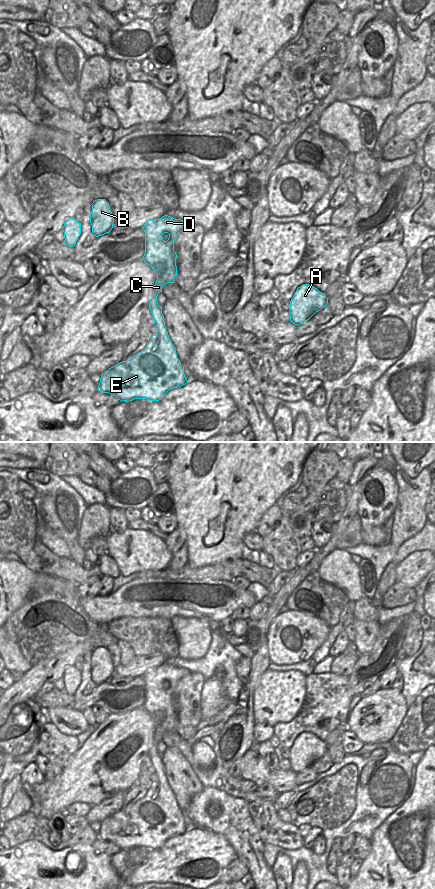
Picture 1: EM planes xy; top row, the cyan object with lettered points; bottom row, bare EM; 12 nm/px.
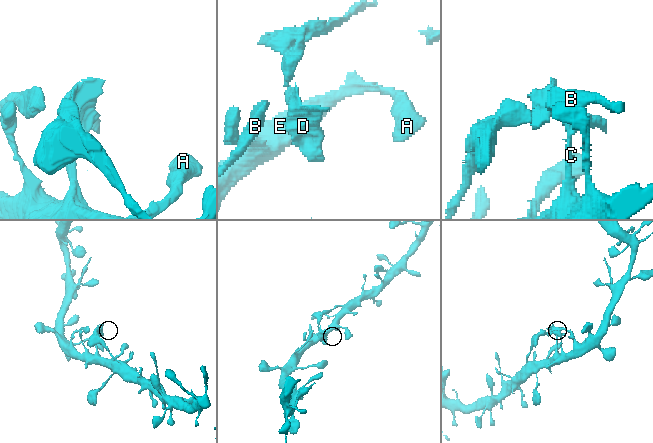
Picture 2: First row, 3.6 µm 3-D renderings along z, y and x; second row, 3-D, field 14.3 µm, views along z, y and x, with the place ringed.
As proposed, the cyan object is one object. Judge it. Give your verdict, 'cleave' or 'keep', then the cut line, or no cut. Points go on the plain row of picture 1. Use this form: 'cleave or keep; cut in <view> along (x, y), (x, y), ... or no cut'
cleave; cut in xy along (175, 706), (167, 706), (157, 715), (152, 716)

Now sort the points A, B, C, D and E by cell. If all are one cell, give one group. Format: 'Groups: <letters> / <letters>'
Groups: A B C E / D.

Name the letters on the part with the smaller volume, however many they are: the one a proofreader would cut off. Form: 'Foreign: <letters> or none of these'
Foreign: D

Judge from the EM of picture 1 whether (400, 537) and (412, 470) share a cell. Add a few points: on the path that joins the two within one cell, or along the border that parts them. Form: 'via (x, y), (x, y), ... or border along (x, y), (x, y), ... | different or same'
border along (398, 467), (411, 478), (414, 478), (424, 468) | different

